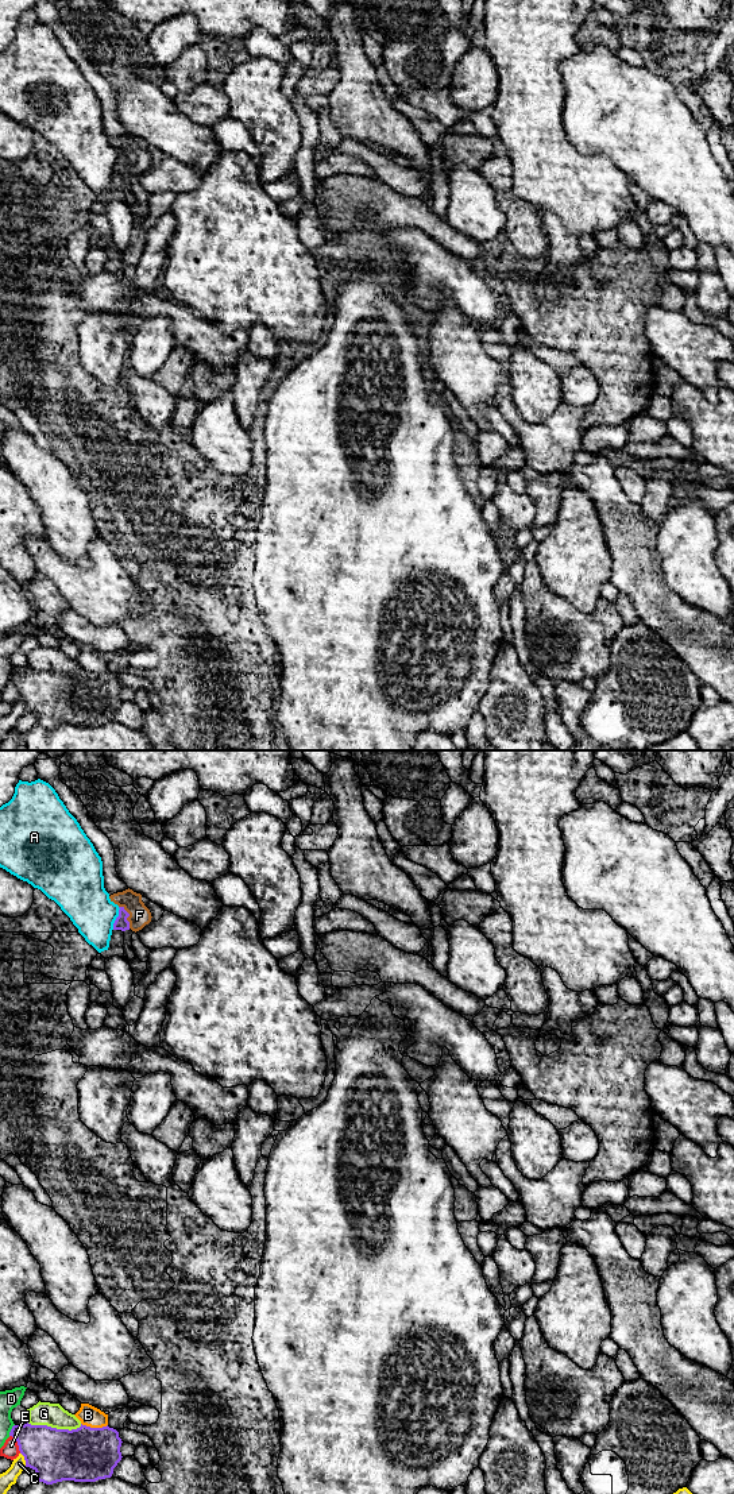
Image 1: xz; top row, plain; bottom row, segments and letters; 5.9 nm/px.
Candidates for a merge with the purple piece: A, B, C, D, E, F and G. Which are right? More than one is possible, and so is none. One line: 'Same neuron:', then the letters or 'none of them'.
Same neuron: F

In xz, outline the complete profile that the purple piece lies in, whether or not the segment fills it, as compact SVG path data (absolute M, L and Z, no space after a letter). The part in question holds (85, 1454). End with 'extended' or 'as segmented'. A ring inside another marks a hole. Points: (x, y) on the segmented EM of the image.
M13 1425L9 1436L15 1437L26 1467L36 1472L36 1481L53 1485L62 1481L96 1482L111 1478L113 1468L121 1460L121 1439L113 1428L90 1428L82 1425L77 1429L57 1429L47 1425Z; as segmented

